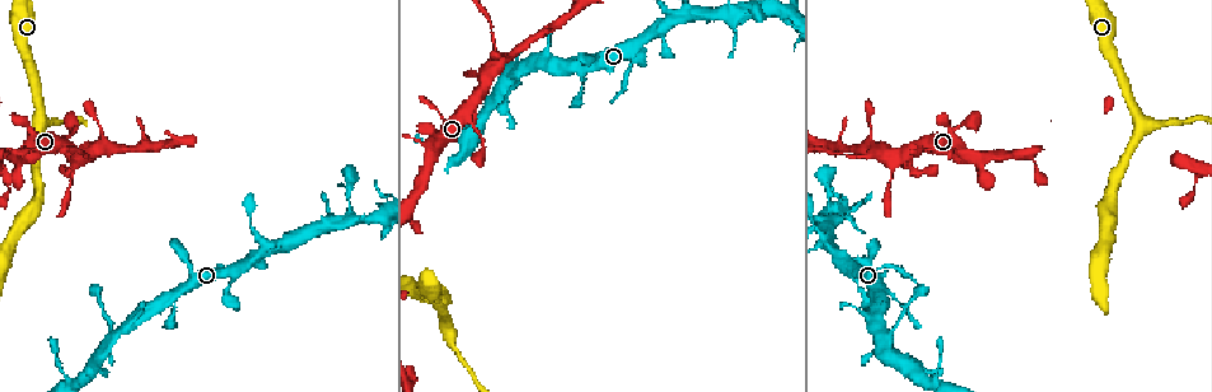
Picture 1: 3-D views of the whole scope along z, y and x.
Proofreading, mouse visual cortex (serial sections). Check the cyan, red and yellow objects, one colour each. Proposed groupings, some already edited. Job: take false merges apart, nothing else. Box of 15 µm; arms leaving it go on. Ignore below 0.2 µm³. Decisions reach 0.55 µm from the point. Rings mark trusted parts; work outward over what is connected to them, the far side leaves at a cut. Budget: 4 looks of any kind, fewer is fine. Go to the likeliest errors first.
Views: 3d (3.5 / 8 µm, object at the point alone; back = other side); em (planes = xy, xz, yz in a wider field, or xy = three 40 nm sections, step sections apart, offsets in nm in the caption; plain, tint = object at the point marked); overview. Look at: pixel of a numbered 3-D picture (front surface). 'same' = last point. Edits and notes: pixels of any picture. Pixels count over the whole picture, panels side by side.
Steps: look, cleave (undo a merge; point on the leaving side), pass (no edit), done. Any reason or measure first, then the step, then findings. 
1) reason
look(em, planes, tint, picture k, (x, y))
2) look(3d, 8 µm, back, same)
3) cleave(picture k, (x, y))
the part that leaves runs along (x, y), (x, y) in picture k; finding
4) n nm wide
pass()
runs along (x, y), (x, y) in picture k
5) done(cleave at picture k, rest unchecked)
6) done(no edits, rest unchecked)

three arms meet
look(3d, 3.5 µm, picture 1, (505, 60))

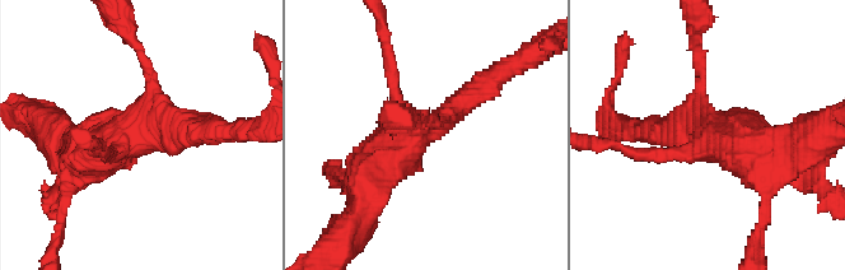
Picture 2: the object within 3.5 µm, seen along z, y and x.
shape alone is not enough
look(em, planes, tint, picture 2, (425, 127))

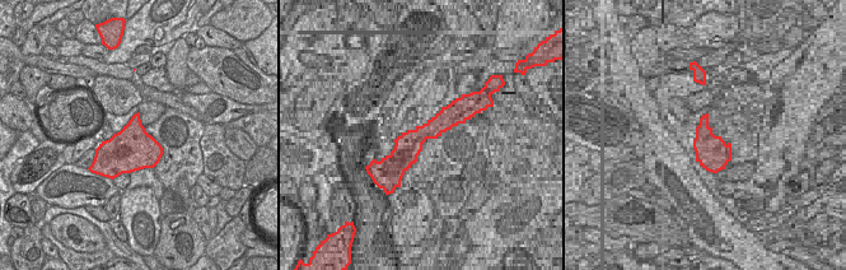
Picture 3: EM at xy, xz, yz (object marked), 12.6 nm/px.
pass()
runs along (363, 209), (374, 167), (476, 92) in picture 2; all the same cell

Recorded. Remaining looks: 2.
a fork
look(3d, 3.5 µm, picture 1, (1148, 123))

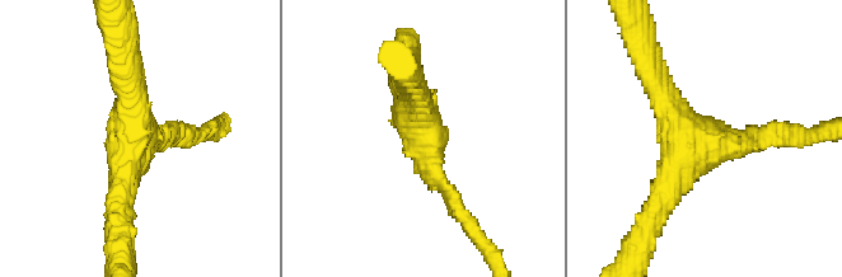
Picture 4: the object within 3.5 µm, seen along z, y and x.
pass()
runs along (645, 60), (681, 135), (655, 212) in picture 4; one cell here

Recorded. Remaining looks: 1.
done(no edits, rest unchecked)

